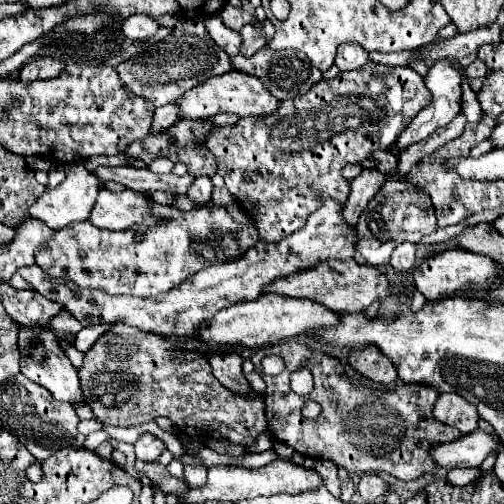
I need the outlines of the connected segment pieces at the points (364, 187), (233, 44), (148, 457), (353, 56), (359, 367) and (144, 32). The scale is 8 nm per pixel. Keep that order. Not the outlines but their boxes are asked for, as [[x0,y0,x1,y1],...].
[[19,169,389,337],[205,13,243,55],[135,435,165,461],[335,43,367,71],[347,347,397,385],[121,15,159,39]]

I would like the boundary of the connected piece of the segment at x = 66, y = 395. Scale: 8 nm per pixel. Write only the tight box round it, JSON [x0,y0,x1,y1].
[19,327,85,405]

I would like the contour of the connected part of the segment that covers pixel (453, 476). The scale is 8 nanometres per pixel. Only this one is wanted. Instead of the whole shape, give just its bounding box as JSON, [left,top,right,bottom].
[445,467,481,485]

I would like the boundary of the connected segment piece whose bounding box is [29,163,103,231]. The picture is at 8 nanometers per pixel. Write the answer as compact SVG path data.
M81 163L67 165L65 173L67 173L67 179L55 189L45 189L45 193L39 197L39 201L35 201L35 205L31 205L31 213L29 213L31 219L43 221L53 231L63 229L75 221L85 221L93 209L99 189L103 187L103 181L99 181L93 173L89 173Z

